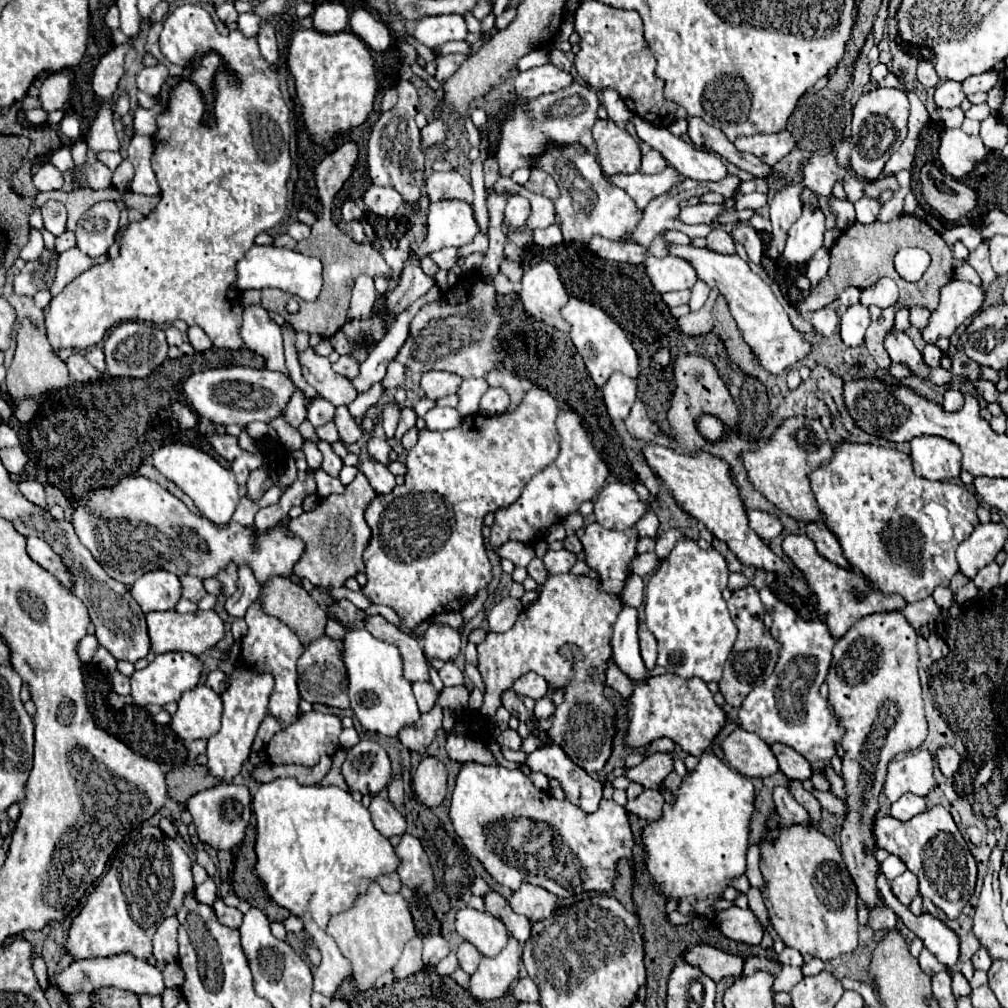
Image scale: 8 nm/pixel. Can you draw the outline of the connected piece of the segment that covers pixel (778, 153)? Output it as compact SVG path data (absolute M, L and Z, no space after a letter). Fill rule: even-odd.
M781 131L775 135L751 135L751 137L739 137L735 141L735 147L743 153L751 153L759 157L767 165L775 165L781 161L791 149L795 141L789 131Z

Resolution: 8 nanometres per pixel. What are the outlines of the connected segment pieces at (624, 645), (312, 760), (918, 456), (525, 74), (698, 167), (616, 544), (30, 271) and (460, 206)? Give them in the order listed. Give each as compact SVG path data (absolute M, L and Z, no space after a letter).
M625 605L613 627L613 639L611 639L613 661L629 679L645 681L647 669L639 655L637 625L639 625L637 609Z
M311 711L303 713L297 723L287 727L285 731L279 731L273 735L273 739L267 745L267 757L273 765L307 765L313 767L319 763L321 755L333 755L339 749L339 733L343 725L337 715L331 713L321 713L321 711Z
M915 437L911 441L911 461L915 475L929 481L959 479L961 451L943 437Z
M549 63L543 67L533 67L533 69L517 73L515 93L521 99L533 99L533 97L539 97L545 93L559 91L571 83L573 83L571 73L565 73Z
M633 115L633 127L641 141L657 149L667 163L671 163L683 177L695 181L721 181L727 175L723 159L713 151L699 151L681 137L671 135L665 127L655 127L653 123Z
M591 523L585 529L585 533L581 537L581 543L583 543L585 555L587 555L587 565L601 575L601 589L603 591L615 593L615 595L621 593L621 589L625 585L625 579L629 577L627 565L635 557L637 541L639 541L639 537L637 537L637 531L633 527L623 529L623 531L611 531L611 529L601 527L599 523Z
M45 249L35 261L27 261L25 267L13 277L13 293L21 297L33 297L41 289L53 285L57 271L57 253Z
M439 201L429 207L429 233L423 245L415 251L425 257L443 247L461 247L475 239L479 233L473 209L465 201Z

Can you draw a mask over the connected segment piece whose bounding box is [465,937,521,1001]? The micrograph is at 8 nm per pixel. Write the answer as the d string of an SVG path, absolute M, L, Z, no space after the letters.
M511 937L507 947L495 959L481 959L477 973L469 975L469 983L465 991L479 1001L497 999L511 987L519 977L519 961L521 961L521 945Z

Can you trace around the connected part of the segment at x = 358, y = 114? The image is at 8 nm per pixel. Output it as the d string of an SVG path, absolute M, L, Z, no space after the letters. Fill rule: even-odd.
M317 29L295 31L289 55L289 71L295 79L297 97L303 105L303 119L315 143L329 143L337 131L359 127L373 111L377 93L375 63L369 47L351 31L321 33Z

